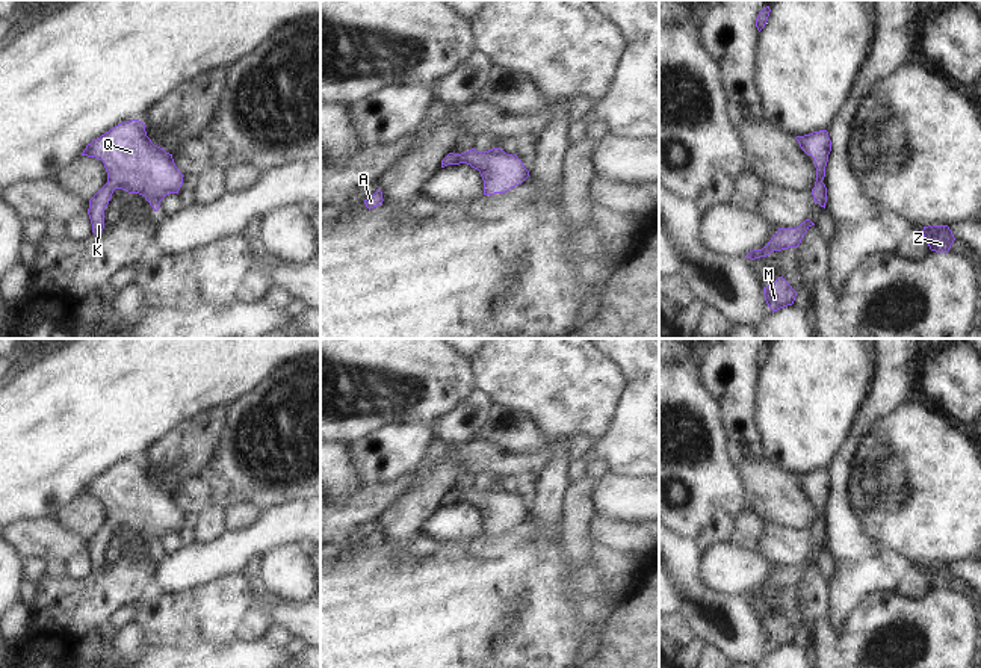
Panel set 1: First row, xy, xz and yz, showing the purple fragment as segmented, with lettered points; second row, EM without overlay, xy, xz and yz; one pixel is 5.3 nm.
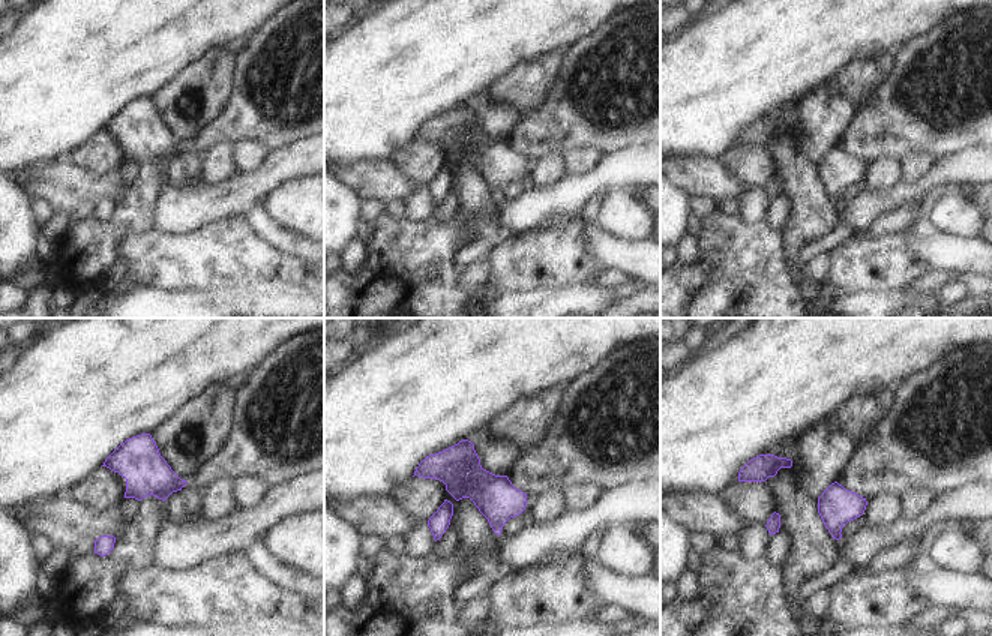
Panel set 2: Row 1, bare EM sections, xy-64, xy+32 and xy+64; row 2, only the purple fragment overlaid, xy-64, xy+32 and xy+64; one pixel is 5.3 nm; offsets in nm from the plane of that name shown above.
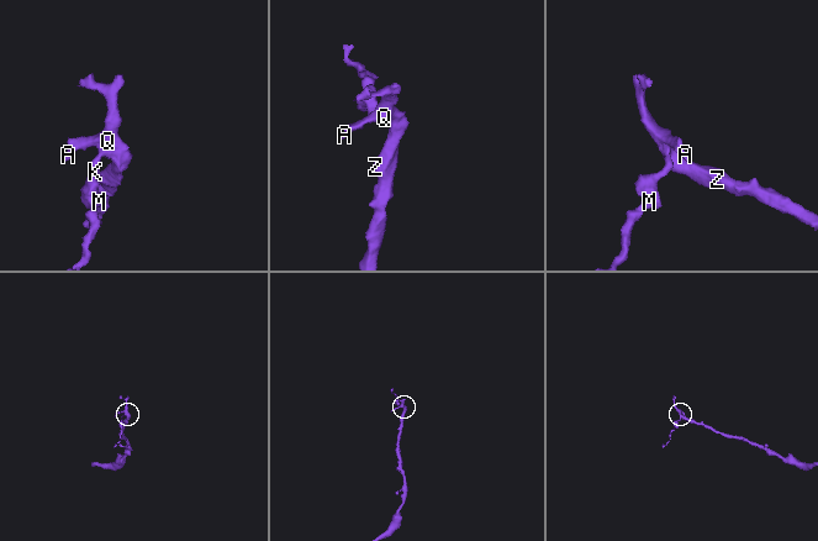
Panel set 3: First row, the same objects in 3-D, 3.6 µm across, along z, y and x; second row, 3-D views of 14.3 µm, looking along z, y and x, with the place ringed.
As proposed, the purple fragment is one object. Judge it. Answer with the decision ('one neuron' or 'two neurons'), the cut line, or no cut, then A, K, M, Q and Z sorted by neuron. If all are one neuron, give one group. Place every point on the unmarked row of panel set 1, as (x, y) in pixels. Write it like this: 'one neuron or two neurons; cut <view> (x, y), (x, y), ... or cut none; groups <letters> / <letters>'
one neuron; cut none; groups A K M Q Z

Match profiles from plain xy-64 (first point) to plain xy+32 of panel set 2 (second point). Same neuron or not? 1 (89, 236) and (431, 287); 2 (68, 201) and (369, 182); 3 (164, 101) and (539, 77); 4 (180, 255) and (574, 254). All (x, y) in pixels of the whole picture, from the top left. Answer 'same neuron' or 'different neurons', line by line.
1: same neuron
2: same neuron
3: same neuron
4: same neuron

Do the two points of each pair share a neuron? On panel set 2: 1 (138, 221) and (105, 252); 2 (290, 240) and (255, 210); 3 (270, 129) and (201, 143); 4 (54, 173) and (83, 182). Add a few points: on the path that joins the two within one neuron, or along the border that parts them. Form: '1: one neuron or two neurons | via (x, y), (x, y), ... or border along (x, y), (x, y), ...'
1: one neuron | via (128, 222), (108, 242)
2: one neuron | via (281, 239), (260, 219)
3: one neuron | via (254, 129), (218, 131)
4: one neuron | via (62, 180), (75, 182)

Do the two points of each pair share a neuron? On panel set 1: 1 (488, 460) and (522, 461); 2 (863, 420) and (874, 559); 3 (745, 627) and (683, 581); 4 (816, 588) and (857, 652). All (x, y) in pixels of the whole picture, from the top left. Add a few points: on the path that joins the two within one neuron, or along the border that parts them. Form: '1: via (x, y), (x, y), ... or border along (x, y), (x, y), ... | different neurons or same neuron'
1: via (496, 461), (514, 461) | same neuron
2: via (845, 455), (841, 466), (842, 525) | same neuron
3: via (730, 612), (721, 602), (706, 600), (699, 596) | same neuron
4: via (816, 606), (823, 614), (824, 627), (839, 643) | same neuron

